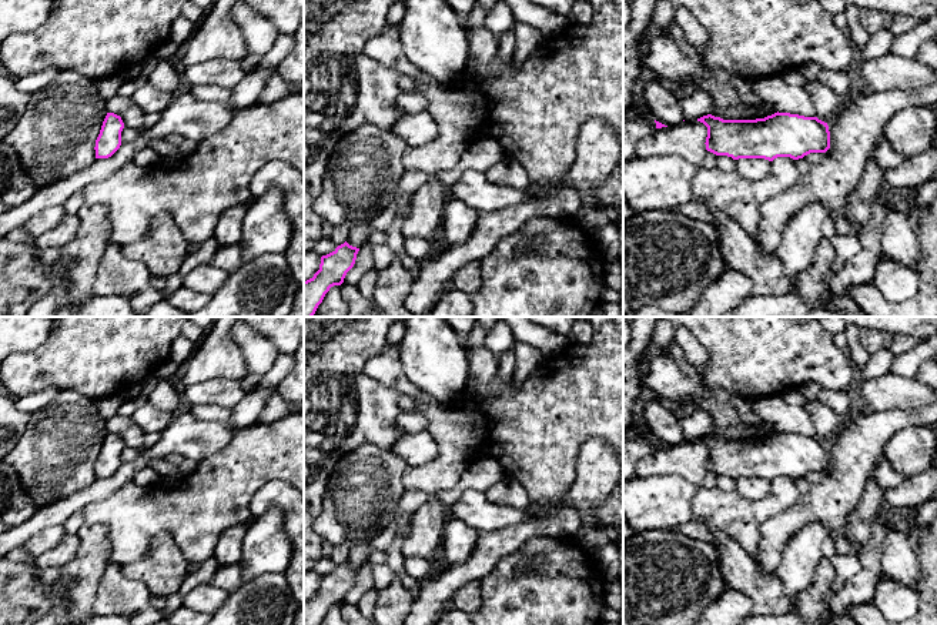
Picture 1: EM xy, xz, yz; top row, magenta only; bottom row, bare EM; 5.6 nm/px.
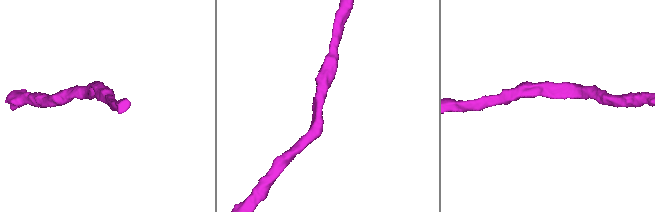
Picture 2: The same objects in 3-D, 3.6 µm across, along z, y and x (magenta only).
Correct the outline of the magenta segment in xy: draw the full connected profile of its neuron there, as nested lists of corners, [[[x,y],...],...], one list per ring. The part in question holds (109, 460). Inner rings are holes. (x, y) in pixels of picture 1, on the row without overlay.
[[[107,432],[96,459],[96,478],[108,478],[120,468],[123,448],[124,442],[121,437],[114,432]]]

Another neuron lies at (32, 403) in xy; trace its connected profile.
[[[47,387],[26,397],[16,398],[16,408],[21,412],[33,414],[47,407],[60,392],[56,387]]]

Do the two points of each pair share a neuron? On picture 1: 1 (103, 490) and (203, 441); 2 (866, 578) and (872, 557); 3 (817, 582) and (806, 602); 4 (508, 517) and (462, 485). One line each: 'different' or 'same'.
1: same
2: same
3: same
4: different

